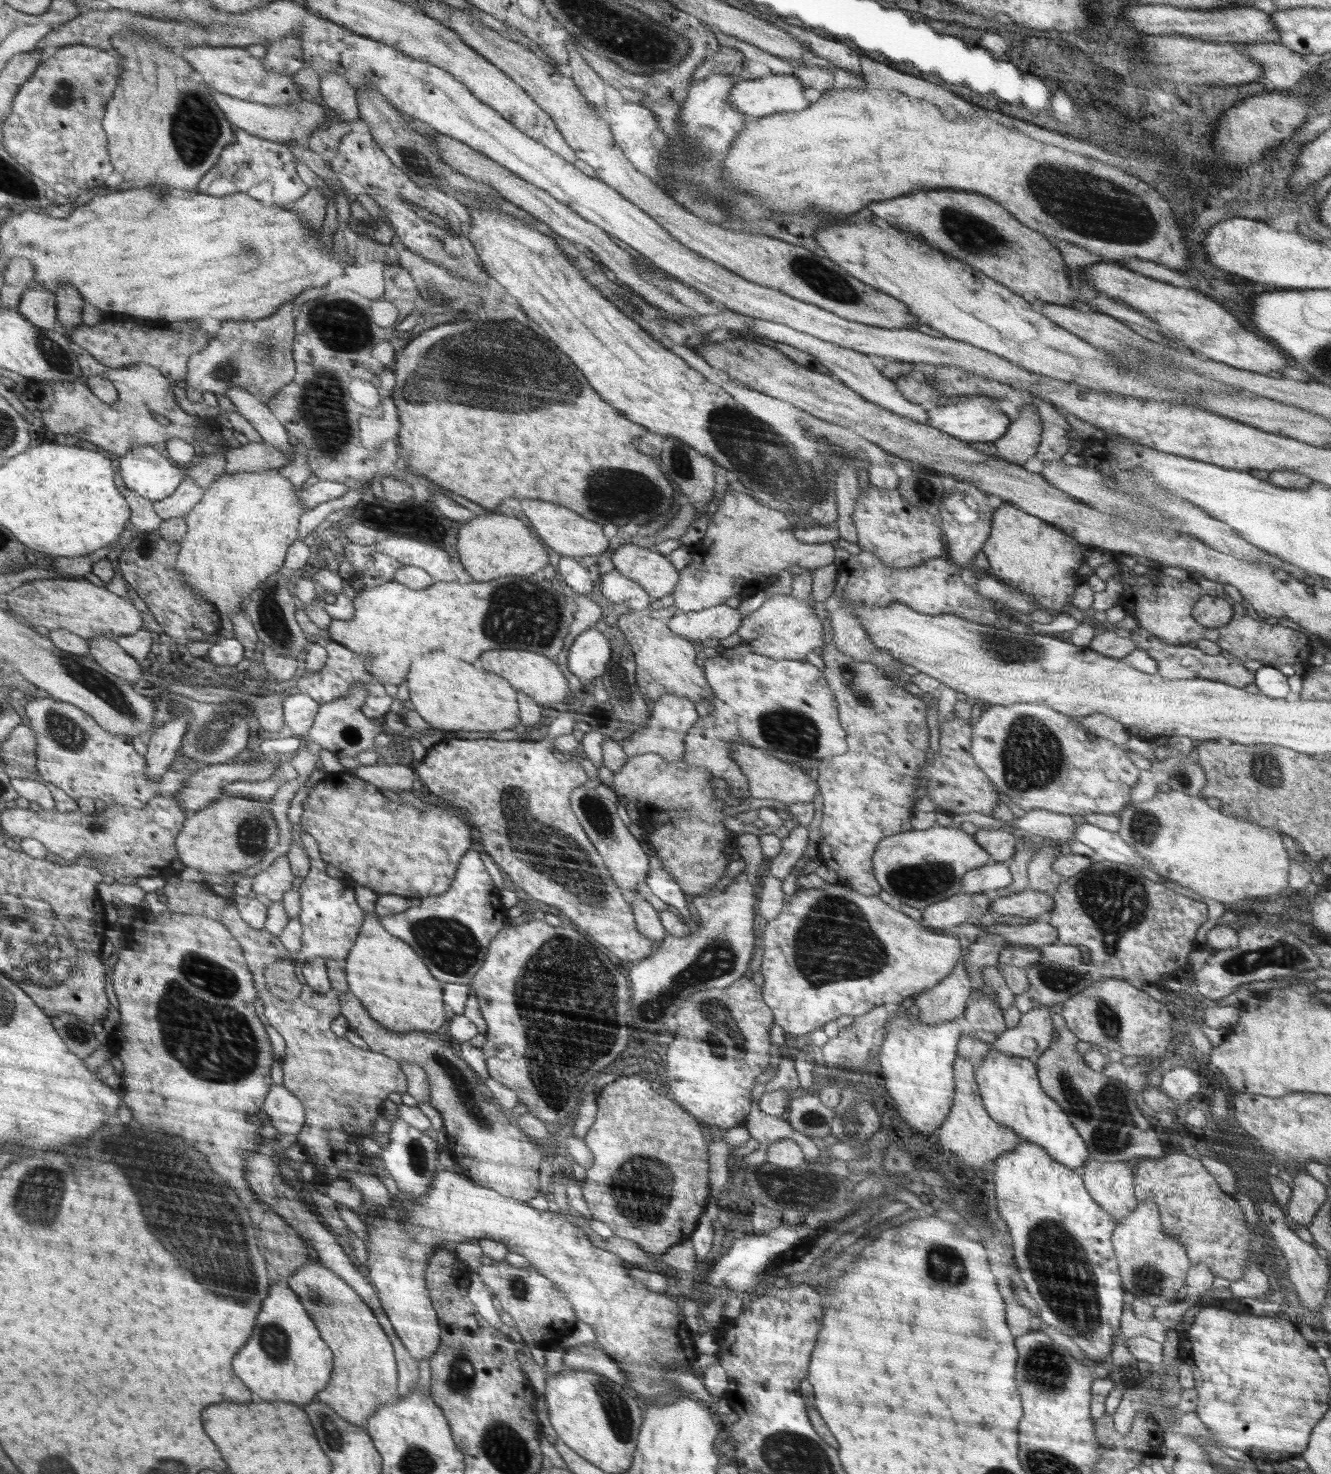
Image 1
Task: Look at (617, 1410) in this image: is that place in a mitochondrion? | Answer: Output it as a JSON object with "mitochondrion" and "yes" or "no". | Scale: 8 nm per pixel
{"mitochondrion":"yes"}

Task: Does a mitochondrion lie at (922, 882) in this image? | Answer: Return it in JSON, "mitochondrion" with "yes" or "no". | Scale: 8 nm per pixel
{"mitochondrion":"yes"}

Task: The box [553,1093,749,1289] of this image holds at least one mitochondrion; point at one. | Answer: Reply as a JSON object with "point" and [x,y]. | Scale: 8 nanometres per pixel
{"point":[641,1186]}

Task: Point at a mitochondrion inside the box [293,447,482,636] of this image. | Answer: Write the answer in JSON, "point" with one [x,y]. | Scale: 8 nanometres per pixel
{"point":[420,522]}

